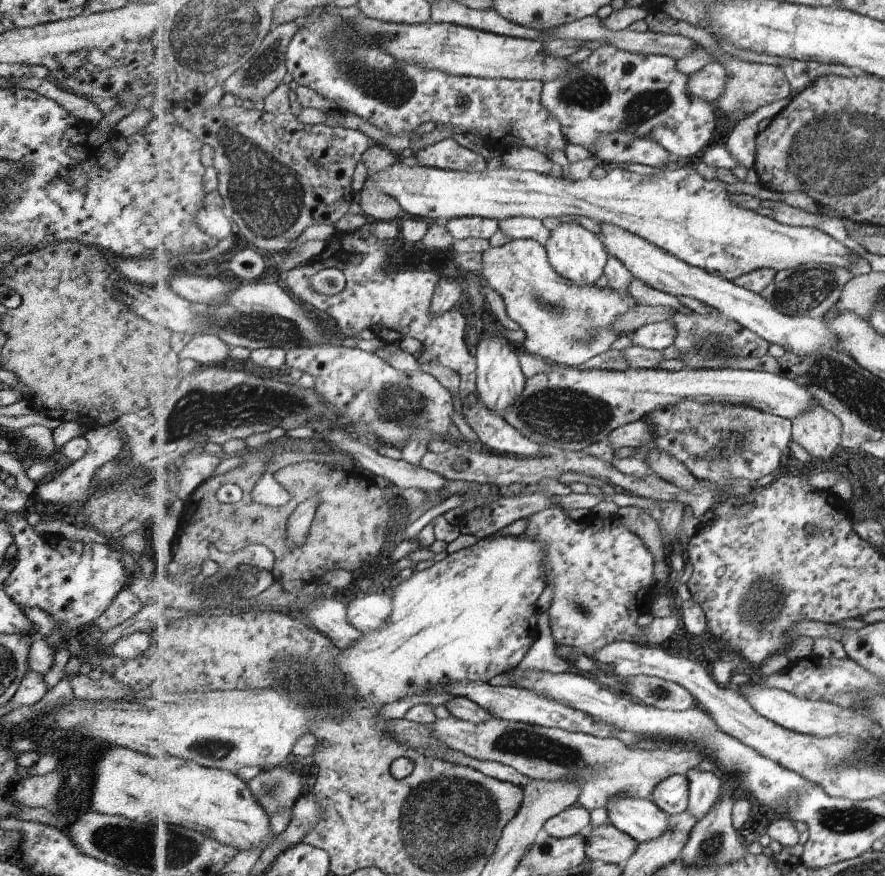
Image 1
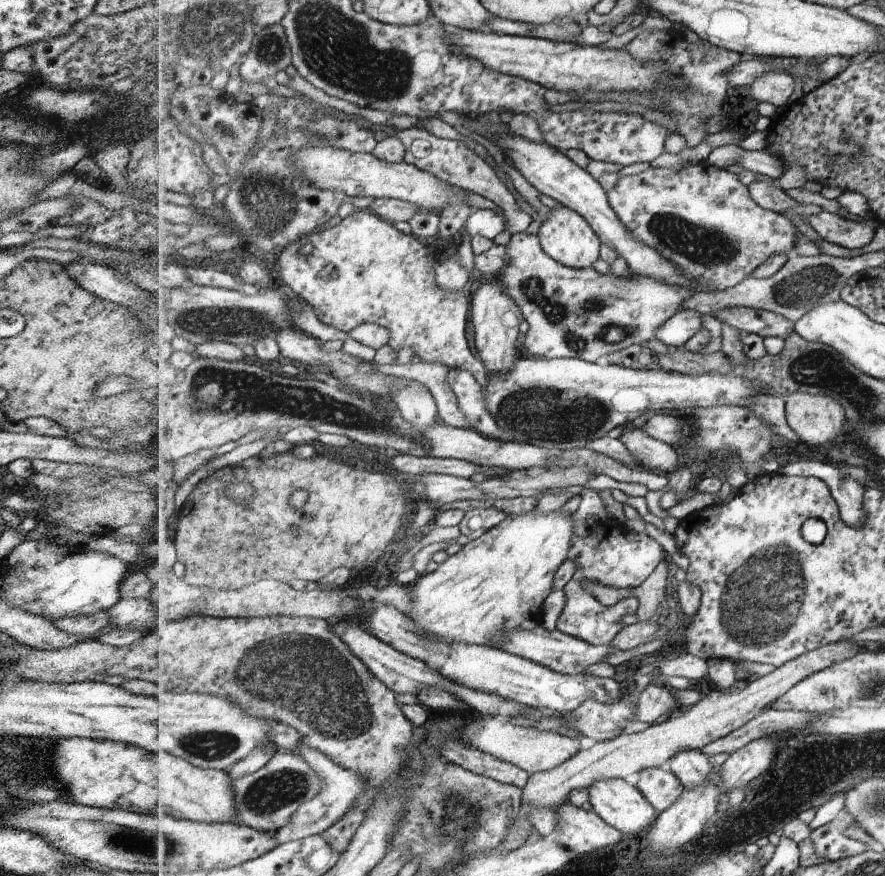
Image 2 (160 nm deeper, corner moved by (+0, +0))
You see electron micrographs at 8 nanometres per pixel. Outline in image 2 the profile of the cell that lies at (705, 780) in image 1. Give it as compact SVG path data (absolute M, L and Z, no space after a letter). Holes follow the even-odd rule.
M687 749L679 751L669 759L667 767L670 768L685 787L695 788L710 777L711 762L702 749Z

